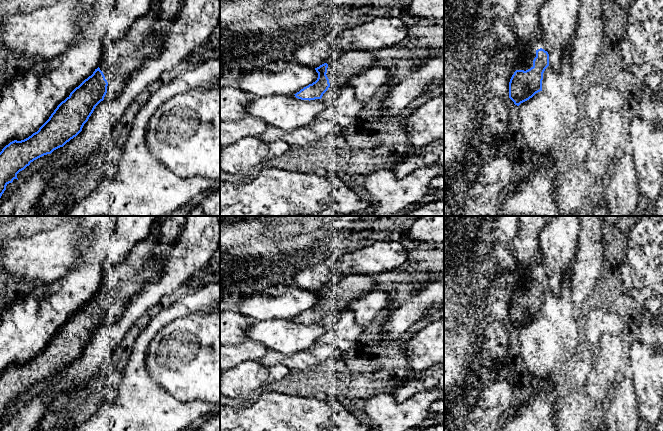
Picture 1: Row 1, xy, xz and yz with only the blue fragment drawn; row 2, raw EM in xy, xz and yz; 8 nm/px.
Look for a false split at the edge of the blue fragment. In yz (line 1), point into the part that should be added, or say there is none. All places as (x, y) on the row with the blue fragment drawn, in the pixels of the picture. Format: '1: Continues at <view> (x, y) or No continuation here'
1: Continues at yz (524, 64)

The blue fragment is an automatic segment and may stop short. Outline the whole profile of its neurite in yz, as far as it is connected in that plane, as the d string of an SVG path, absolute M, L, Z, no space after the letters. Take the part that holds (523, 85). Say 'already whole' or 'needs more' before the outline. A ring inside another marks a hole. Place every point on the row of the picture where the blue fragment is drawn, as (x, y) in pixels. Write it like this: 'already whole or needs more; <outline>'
needs more; M542 48L536 50L531 58L520 56L509 82L509 98L515 105L519 106L542 91L543 73L548 66L549 54Z

